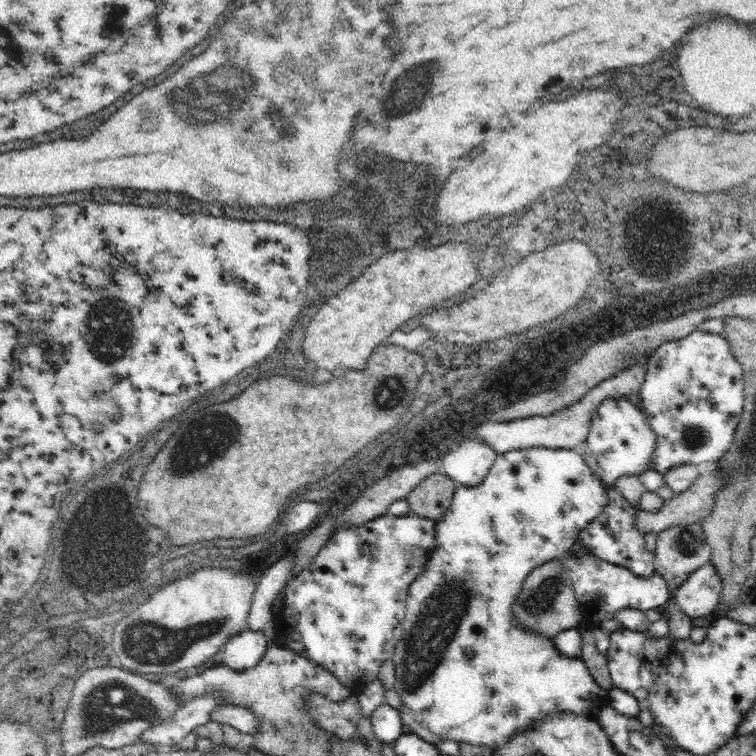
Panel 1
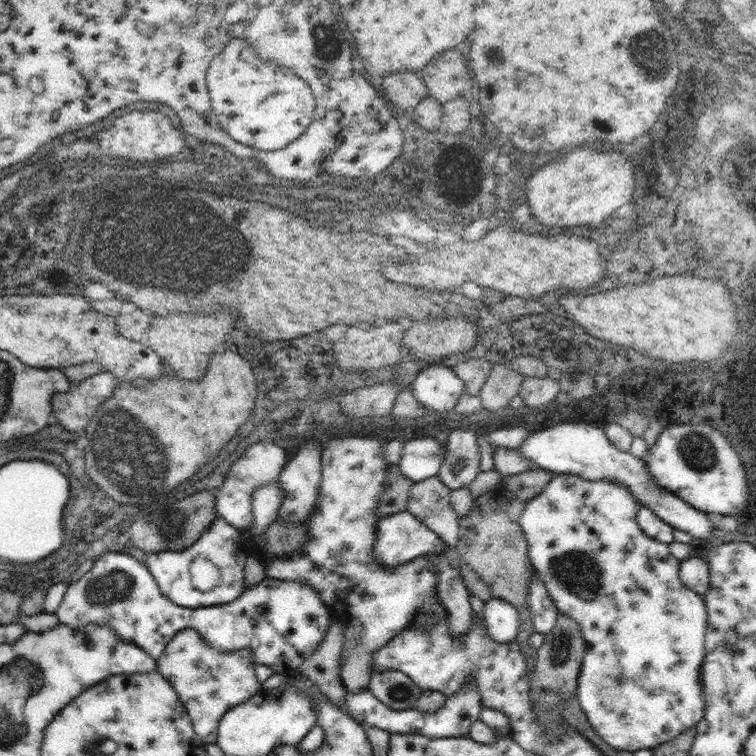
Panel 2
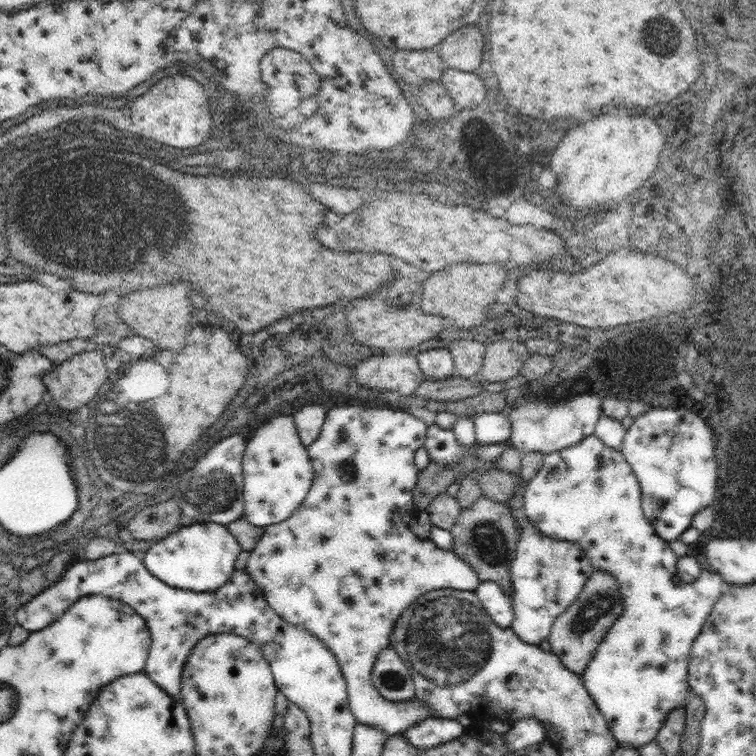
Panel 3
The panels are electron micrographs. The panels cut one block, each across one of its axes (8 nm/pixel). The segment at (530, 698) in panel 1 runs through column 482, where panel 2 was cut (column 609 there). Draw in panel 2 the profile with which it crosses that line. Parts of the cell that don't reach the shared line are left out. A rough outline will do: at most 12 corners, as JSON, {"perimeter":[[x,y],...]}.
{"perimeter":[[611,480],[519,518],[581,628],[577,702],[625,752],[703,718],[707,608]]}

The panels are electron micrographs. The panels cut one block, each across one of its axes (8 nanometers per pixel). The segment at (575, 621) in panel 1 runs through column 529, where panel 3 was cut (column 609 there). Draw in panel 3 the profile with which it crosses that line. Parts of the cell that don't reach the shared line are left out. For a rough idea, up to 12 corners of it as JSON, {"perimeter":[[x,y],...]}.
{"perimeter":[[593,572],[553,620],[549,652],[581,676],[623,612],[615,578]]}

